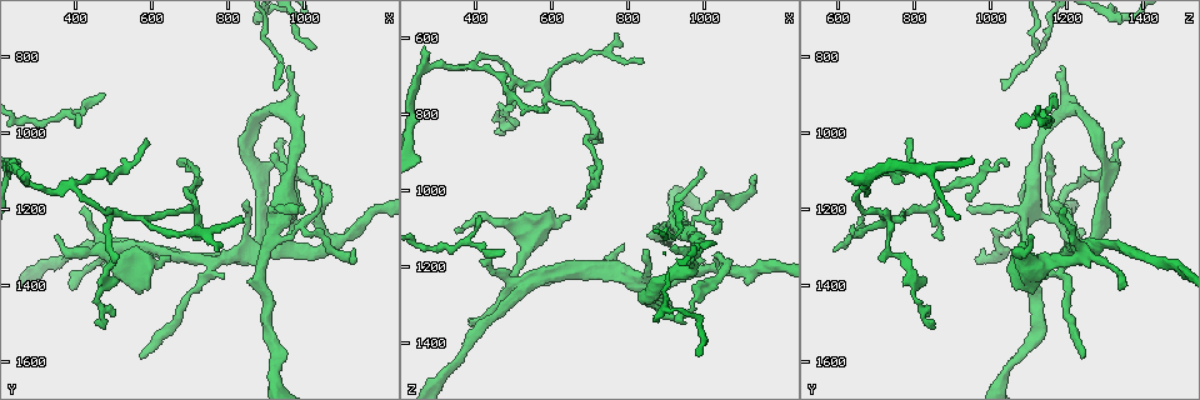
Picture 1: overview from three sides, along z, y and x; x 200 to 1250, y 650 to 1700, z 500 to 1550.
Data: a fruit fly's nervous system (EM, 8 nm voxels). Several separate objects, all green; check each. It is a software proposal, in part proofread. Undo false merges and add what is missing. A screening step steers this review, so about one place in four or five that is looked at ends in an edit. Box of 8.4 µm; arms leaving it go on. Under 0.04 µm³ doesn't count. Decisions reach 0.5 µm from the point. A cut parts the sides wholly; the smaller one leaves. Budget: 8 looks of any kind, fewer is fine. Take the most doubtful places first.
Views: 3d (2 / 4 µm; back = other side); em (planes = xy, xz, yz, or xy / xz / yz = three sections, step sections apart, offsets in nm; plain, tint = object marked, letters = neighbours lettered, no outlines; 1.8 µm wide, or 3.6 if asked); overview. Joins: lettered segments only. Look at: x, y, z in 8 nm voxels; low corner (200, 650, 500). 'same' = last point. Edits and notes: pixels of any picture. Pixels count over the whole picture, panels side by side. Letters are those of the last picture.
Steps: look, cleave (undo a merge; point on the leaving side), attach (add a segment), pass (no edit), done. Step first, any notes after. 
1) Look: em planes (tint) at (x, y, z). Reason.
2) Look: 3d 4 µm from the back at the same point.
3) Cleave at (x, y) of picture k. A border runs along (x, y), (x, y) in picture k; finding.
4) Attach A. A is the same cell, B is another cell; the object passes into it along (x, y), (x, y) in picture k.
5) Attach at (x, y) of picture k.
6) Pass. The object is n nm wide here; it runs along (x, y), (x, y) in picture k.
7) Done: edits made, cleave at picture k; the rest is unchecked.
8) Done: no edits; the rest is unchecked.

Look: 3d 2 µm at (505, 1210, 705). Three arms meet.

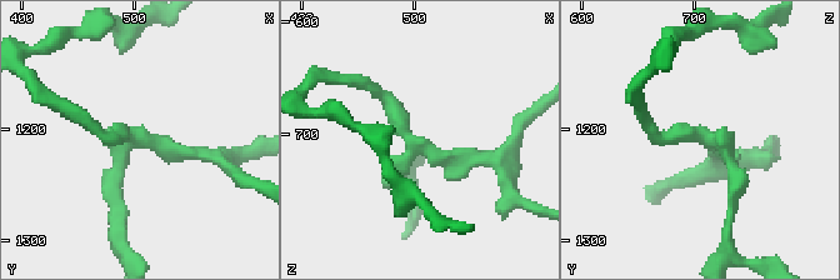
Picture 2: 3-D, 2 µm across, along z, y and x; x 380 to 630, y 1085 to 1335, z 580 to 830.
Look: em planes (letters) at (496, 1204, 710). 3 arms meet here.

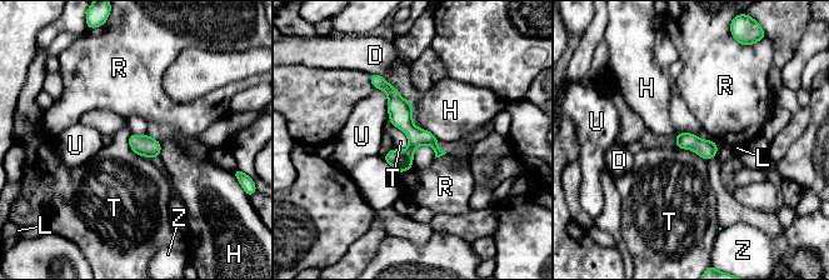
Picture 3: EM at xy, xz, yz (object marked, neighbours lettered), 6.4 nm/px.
Pass. The object is 120 nm wide here; D, H, L, R, T, U and Z are other cells; a border runs along (391, 125), (404, 133), (406, 149) in picture 3; all the same neuron.

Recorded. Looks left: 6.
Look: 3d 2 µm from the back at (425, 1195, 1190). Tapers out.

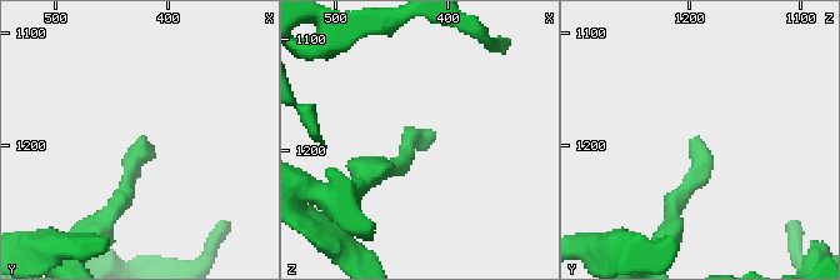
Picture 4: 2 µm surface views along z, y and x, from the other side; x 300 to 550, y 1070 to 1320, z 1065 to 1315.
Look: em xy step 8 (letters) at (420, 1192, 1192). Need the tissue.

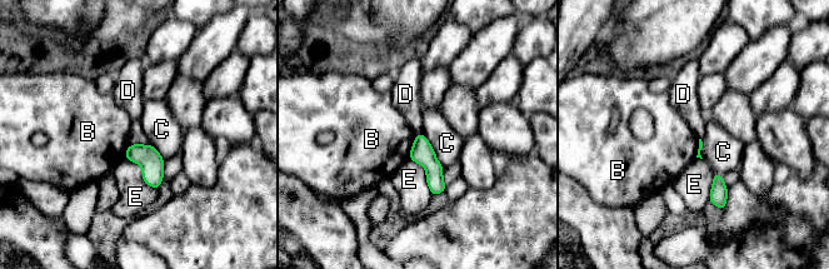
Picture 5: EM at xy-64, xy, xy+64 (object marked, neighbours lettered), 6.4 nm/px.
Pass. B, C, D and E are other cells; it runs along (420, 137), (437, 190) in picture 5; no lettered segment goes on from it.

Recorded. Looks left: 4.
Look: 3d 2 µm at (845, 1225, 665). Tapers out.

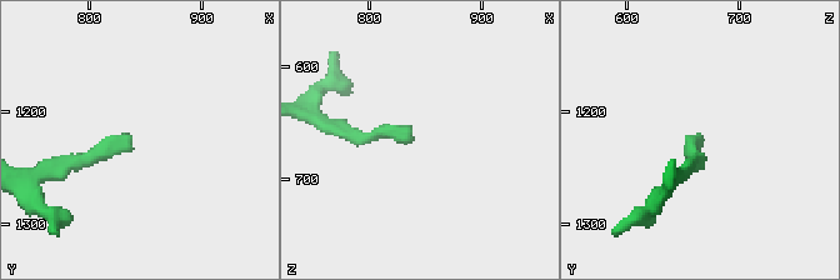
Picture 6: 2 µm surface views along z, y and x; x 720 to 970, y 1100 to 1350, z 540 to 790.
Look: em planes (letters) at (838, 1228, 666).

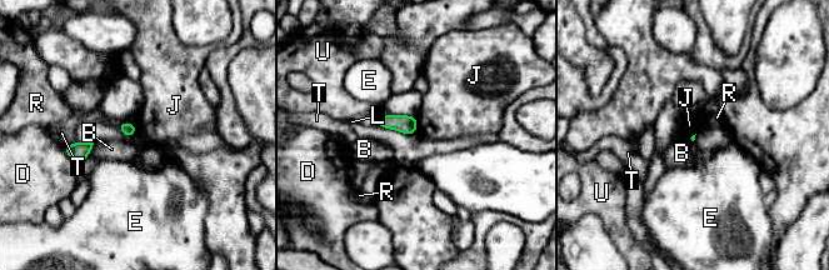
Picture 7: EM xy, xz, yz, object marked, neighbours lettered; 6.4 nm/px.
Pass. B, D, E, J, L, R, T and U are other cells; no lettered segment goes on from it.

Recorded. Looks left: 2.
Done: no edits; the rest is unchecked.

